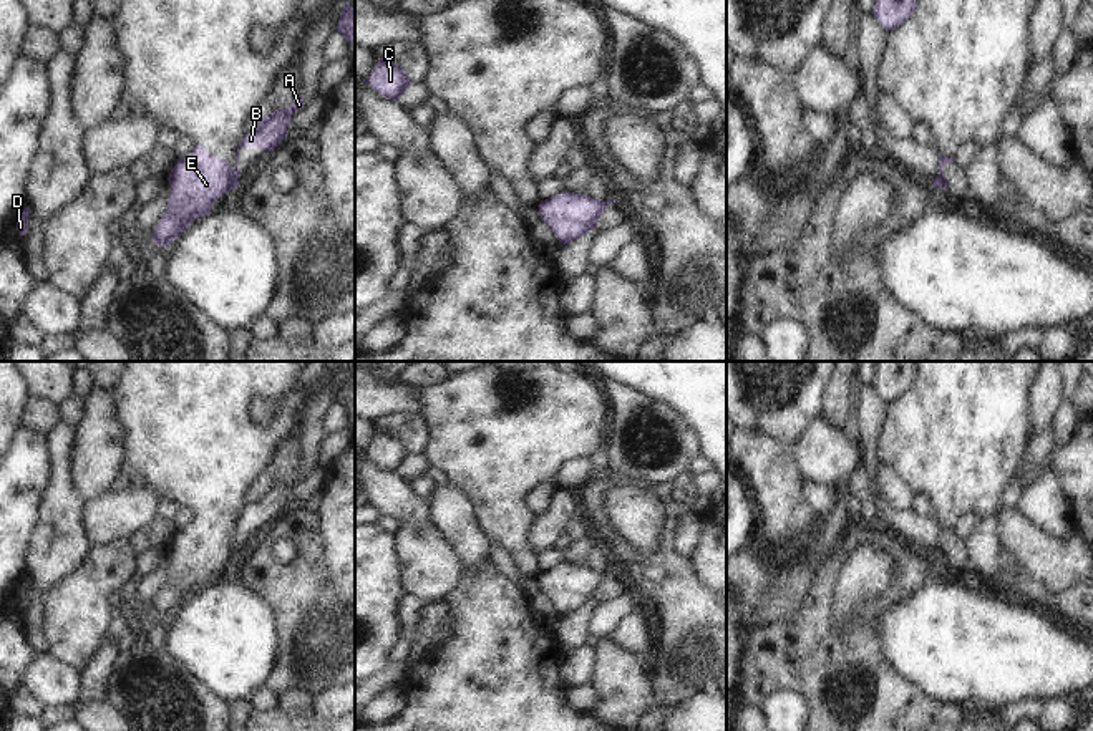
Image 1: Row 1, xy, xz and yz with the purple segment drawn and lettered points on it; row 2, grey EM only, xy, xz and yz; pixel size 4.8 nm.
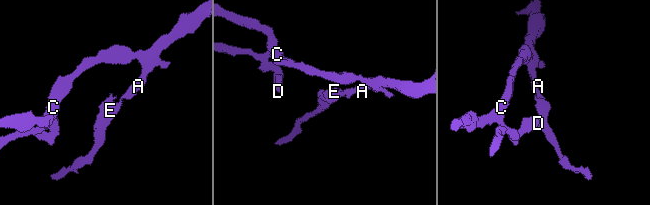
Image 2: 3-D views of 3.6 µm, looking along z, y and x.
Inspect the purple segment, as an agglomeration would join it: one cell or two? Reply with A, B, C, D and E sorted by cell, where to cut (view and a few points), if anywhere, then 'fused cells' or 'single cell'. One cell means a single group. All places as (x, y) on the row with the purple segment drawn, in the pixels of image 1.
groups A B C D / E; cut xy (233, 173), (238, 178); fused cells

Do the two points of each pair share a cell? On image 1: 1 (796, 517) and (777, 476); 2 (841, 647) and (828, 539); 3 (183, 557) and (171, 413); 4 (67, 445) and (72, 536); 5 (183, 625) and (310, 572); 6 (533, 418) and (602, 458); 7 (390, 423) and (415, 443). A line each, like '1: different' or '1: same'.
1: same
2: different
3: same
4: same
5: different
6: different
7: same

